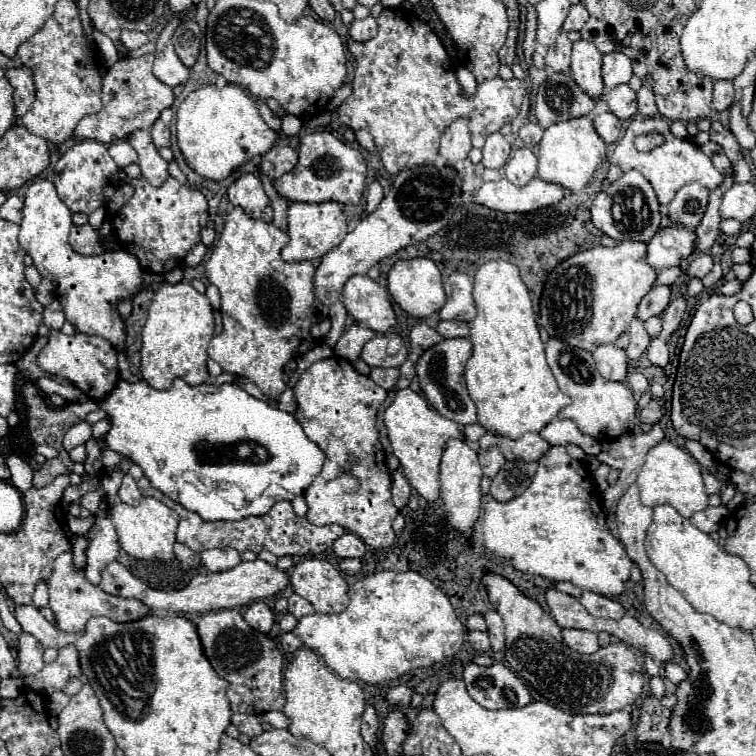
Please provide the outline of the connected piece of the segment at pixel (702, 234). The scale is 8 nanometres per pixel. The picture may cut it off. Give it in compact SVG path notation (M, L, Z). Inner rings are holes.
M725 175L725 183L717 189L711 191L711 197L709 197L709 205L707 205L707 211L701 219L701 223L697 225L695 229L695 251L697 253L703 253L703 251L709 251L711 245L715 243L717 235L719 235L719 223L721 223L721 215L719 215L719 205L721 205L721 197L725 193L725 189L729 189L729 185L733 185L735 179L733 175Z

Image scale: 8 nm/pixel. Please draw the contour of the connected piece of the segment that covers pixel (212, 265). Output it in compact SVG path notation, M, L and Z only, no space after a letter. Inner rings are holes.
M231 207L227 211L227 221L221 231L221 237L205 263L209 281L221 293L221 315L223 315L223 333L213 337L209 343L209 357L217 361L225 373L241 375L253 381L263 395L279 399L285 391L283 367L289 359L297 359L307 353L315 339L309 335L311 325L327 317L327 307L321 305L313 295L313 273L315 265L311 261L285 263L279 255L281 247L289 241L287 233L277 229L273 223L249 217L241 207Z

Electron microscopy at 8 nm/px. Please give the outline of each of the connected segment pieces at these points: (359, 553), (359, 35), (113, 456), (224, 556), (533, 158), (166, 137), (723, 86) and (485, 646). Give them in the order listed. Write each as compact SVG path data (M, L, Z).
M353 533L341 535L341 537L335 541L333 549L335 549L335 553L337 553L339 557L343 557L343 559L347 559L347 557L357 557L357 559L361 559L361 557L365 555L365 543L363 543L363 539L357 537L357 535L353 535Z
M367 17L367 19L355 19L353 25L349 27L349 35L355 39L355 41L369 41L377 35L377 21L373 17Z
M105 445L101 447L101 459L103 459L103 465L107 467L107 469L113 469L113 467L117 467L117 463L121 461L121 455L117 455L115 451L111 451L111 449L107 449Z
M225 547L225 549L205 549L201 553L201 563L209 569L209 571L225 571L225 569L233 569L239 563L239 553L233 547Z
M523 139L523 146L509 157L505 163L505 175L513 185L527 185L533 177L538 177L539 168L539 143L529 147Z
M157 119L151 127L151 137L153 137L153 143L155 147L169 147L171 145L171 133L169 133L169 127Z
M717 81L713 91L713 109L725 111L733 103L733 83L731 81Z
M469 631L467 633L466 640L478 653L485 653L491 649L490 639L487 632Z

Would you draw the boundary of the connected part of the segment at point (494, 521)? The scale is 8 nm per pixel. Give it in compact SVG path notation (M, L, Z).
M551 447L551 449L539 459L539 469L537 469L537 473L535 473L535 479L533 479L533 483L525 489L523 495L519 495L519 497L515 497L515 499L511 499L511 501L505 501L505 503L495 501L495 499L489 499L489 501L485 503L485 507L483 507L483 525L481 525L481 527L483 527L483 545L485 545L485 549L491 551L493 555L497 555L497 557L501 557L501 559L509 559L509 561L513 563L513 567L515 567L517 571L521 571L521 573L539 575L539 577L549 579L549 581L571 581L571 583L577 585L579 589L589 589L589 591L595 591L595 593L599 593L599 595L611 597L611 595L623 593L625 583L629 581L629 573L631 573L631 565L633 565L633 563L631 563L631 559L627 557L623 545L621 545L621 543L611 535L611 531L607 529L605 518L606 513L601 505L601 501L599 501L599 493L597 493L597 489L593 487L591 475L589 475L589 471L583 467L583 463L577 461L577 459L573 459L573 457L569 457L567 451L565 451L565 447Z

